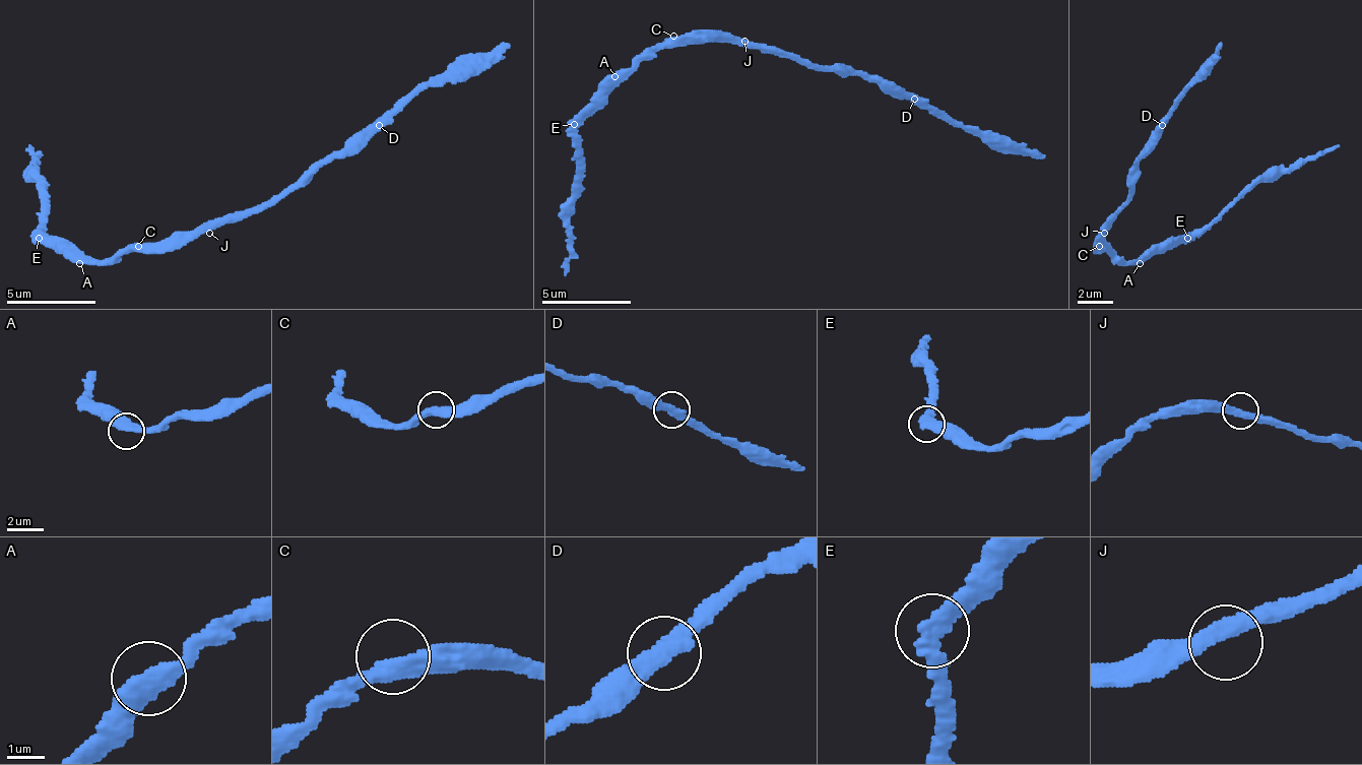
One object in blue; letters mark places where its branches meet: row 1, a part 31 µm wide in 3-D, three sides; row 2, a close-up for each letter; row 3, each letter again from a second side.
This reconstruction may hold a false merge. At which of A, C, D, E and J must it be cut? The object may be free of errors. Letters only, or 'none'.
none

